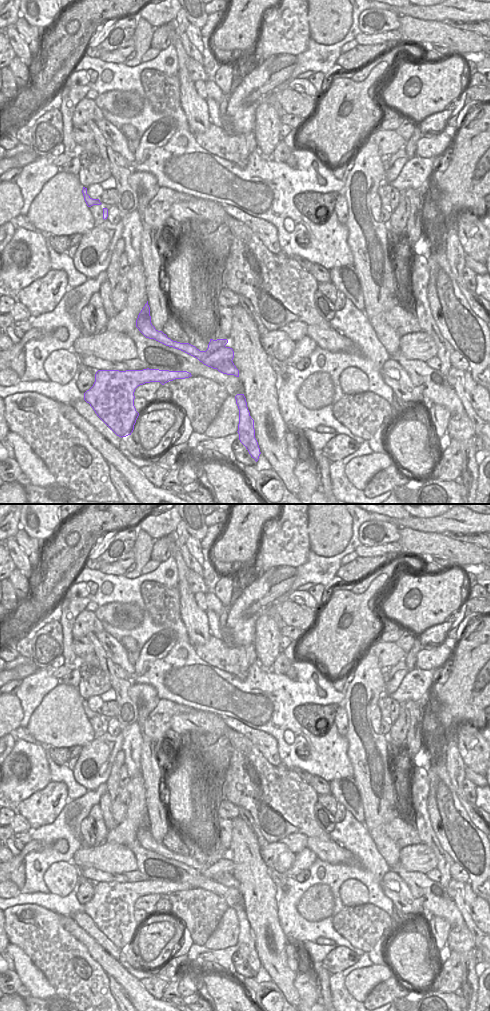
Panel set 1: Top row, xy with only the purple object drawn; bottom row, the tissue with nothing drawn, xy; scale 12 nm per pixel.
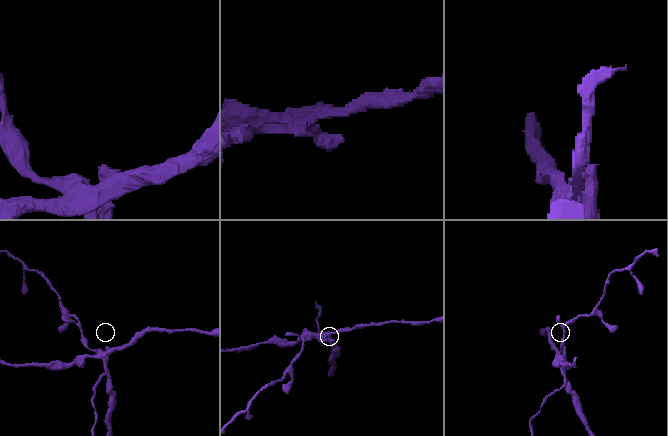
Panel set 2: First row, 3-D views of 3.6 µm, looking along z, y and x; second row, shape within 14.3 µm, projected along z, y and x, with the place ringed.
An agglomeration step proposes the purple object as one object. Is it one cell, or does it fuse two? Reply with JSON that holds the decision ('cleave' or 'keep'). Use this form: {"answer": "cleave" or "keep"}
{"answer": "cleave"}

